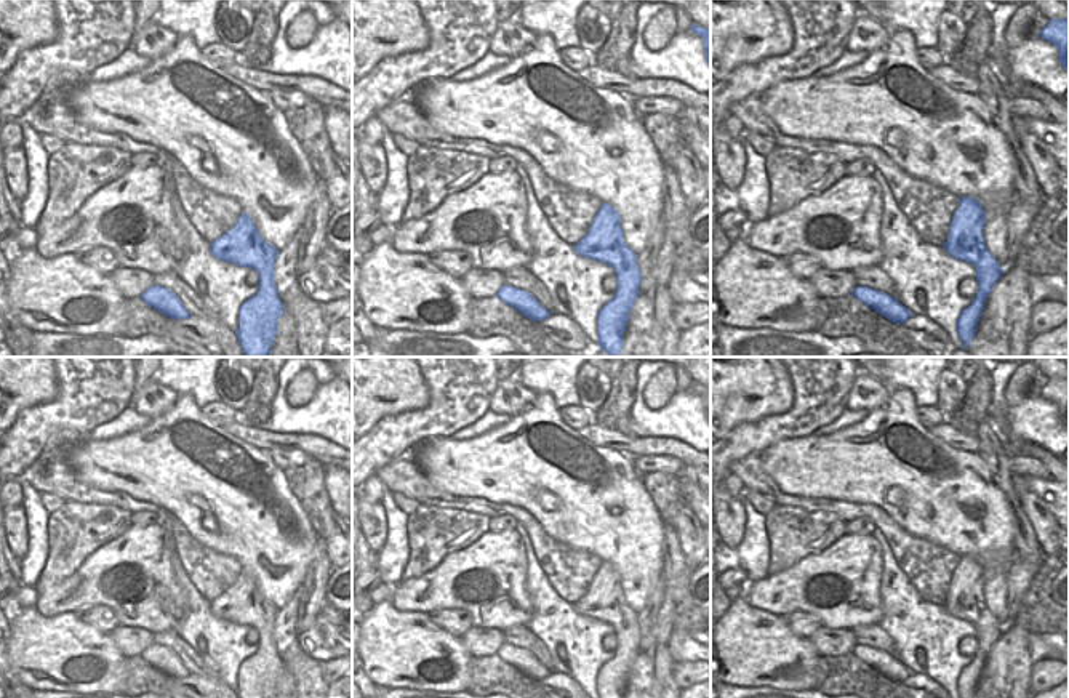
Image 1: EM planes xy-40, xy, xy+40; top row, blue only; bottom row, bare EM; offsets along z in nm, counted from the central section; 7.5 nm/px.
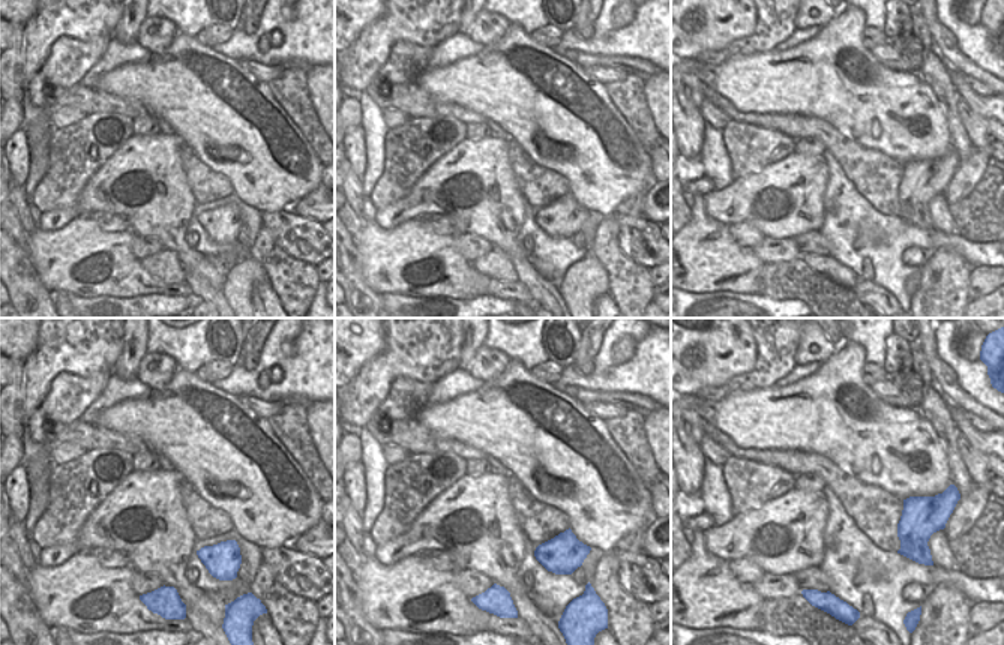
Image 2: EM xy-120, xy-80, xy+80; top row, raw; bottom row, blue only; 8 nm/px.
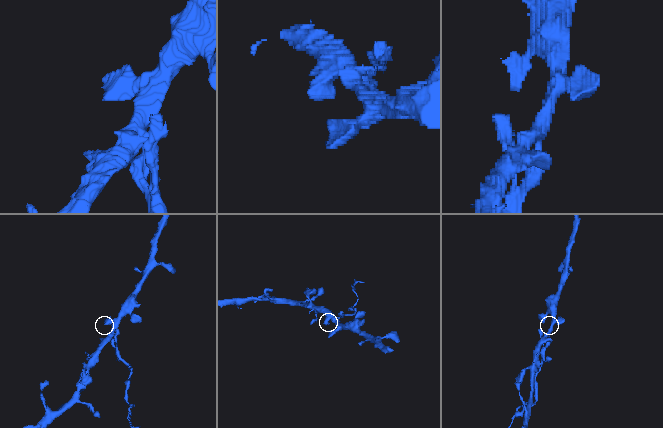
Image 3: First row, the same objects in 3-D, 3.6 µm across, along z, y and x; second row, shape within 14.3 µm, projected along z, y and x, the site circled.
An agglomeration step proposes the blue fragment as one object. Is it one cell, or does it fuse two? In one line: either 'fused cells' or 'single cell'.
fused cells

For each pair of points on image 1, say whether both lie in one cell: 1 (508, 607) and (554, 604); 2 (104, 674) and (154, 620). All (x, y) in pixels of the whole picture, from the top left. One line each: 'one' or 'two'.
1: two
2: two

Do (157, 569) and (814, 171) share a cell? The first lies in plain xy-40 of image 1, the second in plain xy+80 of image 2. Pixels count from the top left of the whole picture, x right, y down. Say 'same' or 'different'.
same

